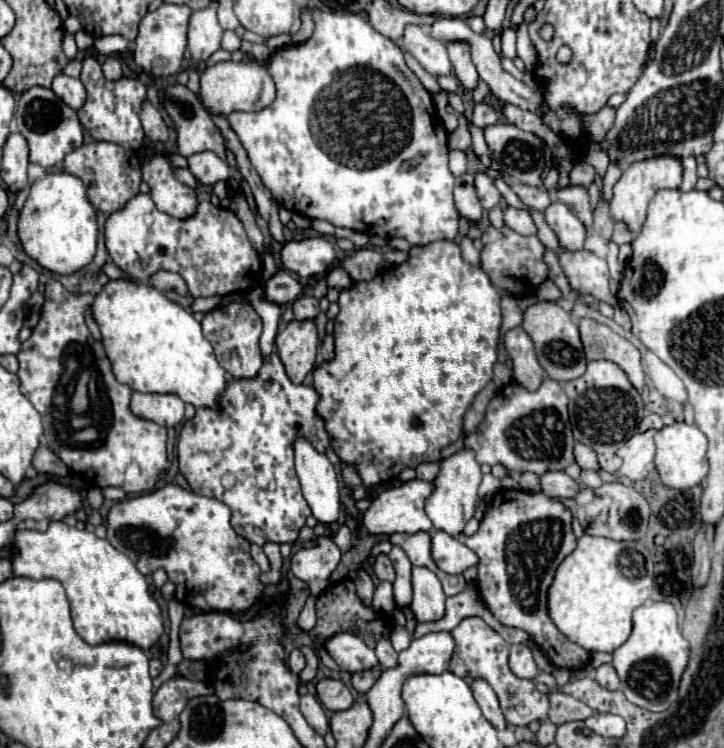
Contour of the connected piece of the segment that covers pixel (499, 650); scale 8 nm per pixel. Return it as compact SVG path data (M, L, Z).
M479 617L463 619L451 633L455 637L457 647L455 647L449 671L453 671L455 675L459 675L467 681L469 679L487 681L495 689L495 693L499 697L499 705L501 705L503 715L505 715L509 725L525 727L531 721L545 721L549 717L549 699L547 699L547 695L539 693L535 689L533 681L519 679L509 671L509 667L507 667L509 643L505 643L501 639L501 635L497 631L493 631L483 619L479 619Z

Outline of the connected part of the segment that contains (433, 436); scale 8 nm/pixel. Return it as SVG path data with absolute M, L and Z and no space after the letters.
M433 241L429 245L411 247L409 259L389 271L383 271L375 275L371 281L353 283L349 289L343 289L339 293L339 315L335 319L335 359L329 363L321 363L313 371L313 387L321 395L321 401L317 405L319 415L325 419L325 429L331 435L331 443L345 463L353 465L363 482L353 488L352 496L356 500L365 497L369 485L385 483L395 477L399 477L401 469L405 467L417 467L419 463L431 463L439 461L439 453L449 443L455 443L463 429L463 415L471 407L475 395L493 379L493 367L497 363L497 341L499 341L499 329L501 329L501 293L491 283L489 275L481 265L471 265L463 259L461 247L455 241Z

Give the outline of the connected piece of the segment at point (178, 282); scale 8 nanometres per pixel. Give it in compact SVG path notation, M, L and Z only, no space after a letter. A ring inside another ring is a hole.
M159 271L155 275L151 275L149 285L153 285L159 291L175 291L179 295L187 295L187 285L183 281L181 275L177 273L169 273L169 271Z

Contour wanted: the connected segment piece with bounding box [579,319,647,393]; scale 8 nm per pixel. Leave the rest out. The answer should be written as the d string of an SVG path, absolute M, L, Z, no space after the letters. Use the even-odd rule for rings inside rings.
M581 319L579 331L587 361L593 359L613 361L627 373L627 379L633 383L633 387L637 387L639 393L645 389L647 375L641 361L641 353L631 341L611 331L607 325L597 323L595 319Z

